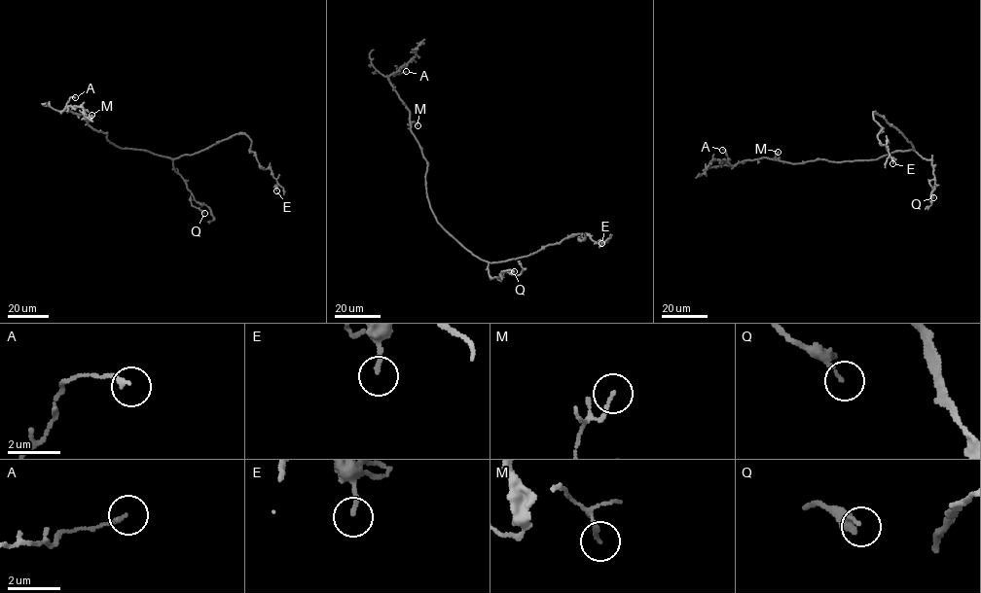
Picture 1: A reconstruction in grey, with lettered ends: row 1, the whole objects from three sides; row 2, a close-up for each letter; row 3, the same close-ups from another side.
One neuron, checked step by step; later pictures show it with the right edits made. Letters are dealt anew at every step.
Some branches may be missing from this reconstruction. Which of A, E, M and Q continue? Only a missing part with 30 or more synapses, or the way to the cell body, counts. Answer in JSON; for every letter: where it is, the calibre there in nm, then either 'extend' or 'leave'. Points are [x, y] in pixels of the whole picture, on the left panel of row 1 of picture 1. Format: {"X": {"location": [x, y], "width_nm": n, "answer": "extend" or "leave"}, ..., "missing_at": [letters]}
{"A": {"location": [75, 97], "width_nm": 170, "answer": "leave"}, "E": {"location": [276, 191], "width_nm": 160, "answer": "leave"}, "M": {"location": [91, 115], "width_nm": 120, "answer": "leave"}, "Q": {"location": [204, 213], "width_nm": 130, "answer": "leave"}, "missing_at": []}

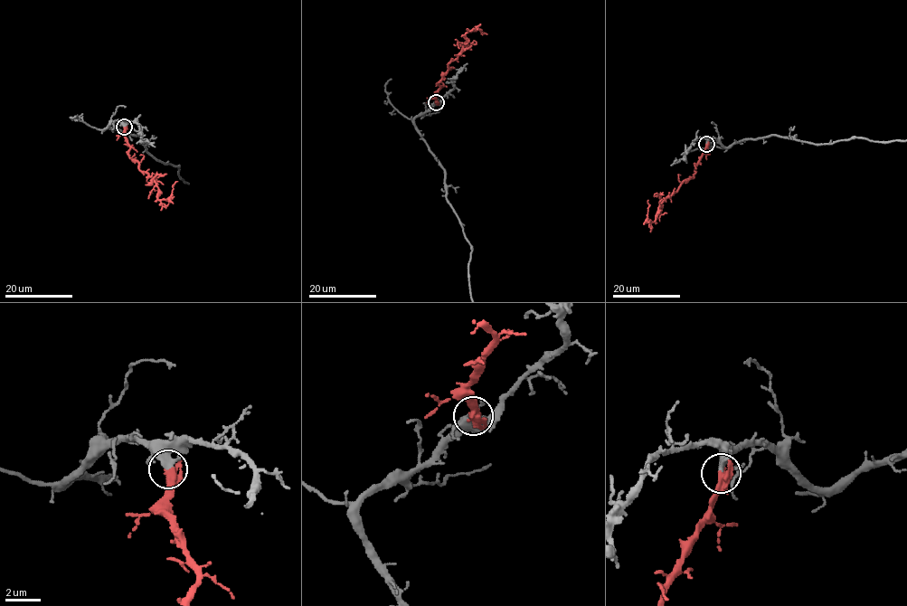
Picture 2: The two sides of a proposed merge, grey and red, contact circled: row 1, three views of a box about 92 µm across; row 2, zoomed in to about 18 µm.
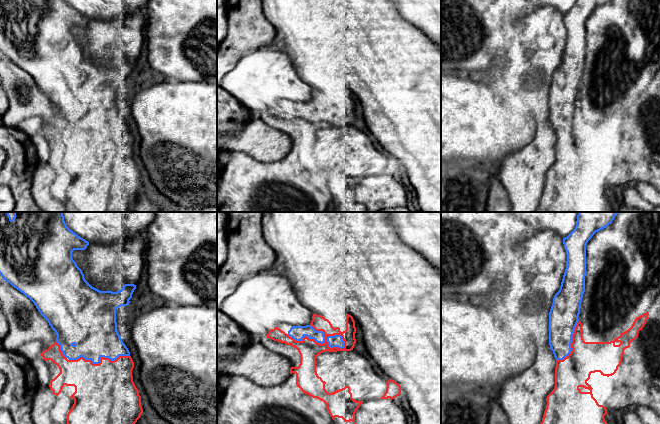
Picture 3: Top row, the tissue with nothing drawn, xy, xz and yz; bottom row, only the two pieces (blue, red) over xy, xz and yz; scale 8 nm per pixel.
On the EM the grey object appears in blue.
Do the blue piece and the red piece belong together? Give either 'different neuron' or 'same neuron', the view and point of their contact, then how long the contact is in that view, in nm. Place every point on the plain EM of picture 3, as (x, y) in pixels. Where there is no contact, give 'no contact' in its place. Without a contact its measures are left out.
same neuron; contact xz (317, 118); length 480 nm

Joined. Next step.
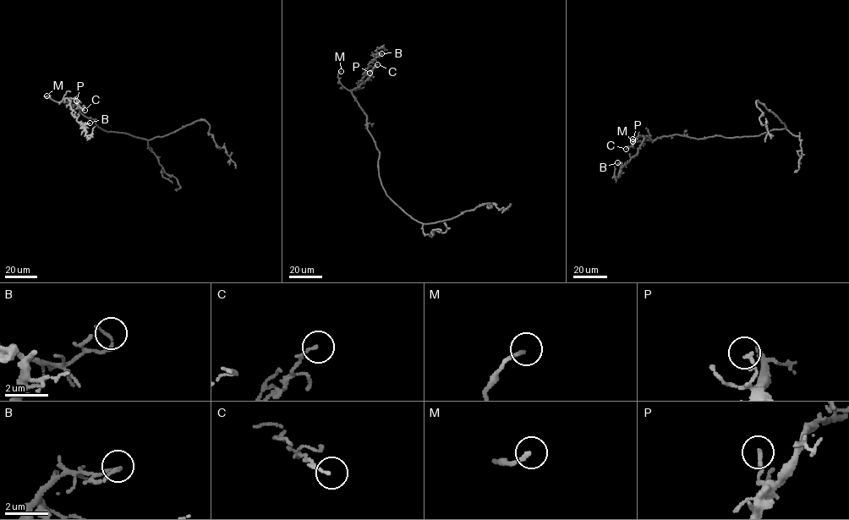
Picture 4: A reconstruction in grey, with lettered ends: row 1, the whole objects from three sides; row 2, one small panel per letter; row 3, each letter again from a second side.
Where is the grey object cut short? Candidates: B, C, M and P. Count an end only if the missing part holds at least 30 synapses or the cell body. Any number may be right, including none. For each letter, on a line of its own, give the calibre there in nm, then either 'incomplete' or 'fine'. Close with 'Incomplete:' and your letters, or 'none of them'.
B: 170 nm thick; fine
C: 120 nm thick; fine
M: 180 nm thick; incomplete
P: 180 nm thick; fine
Incomplete: M

